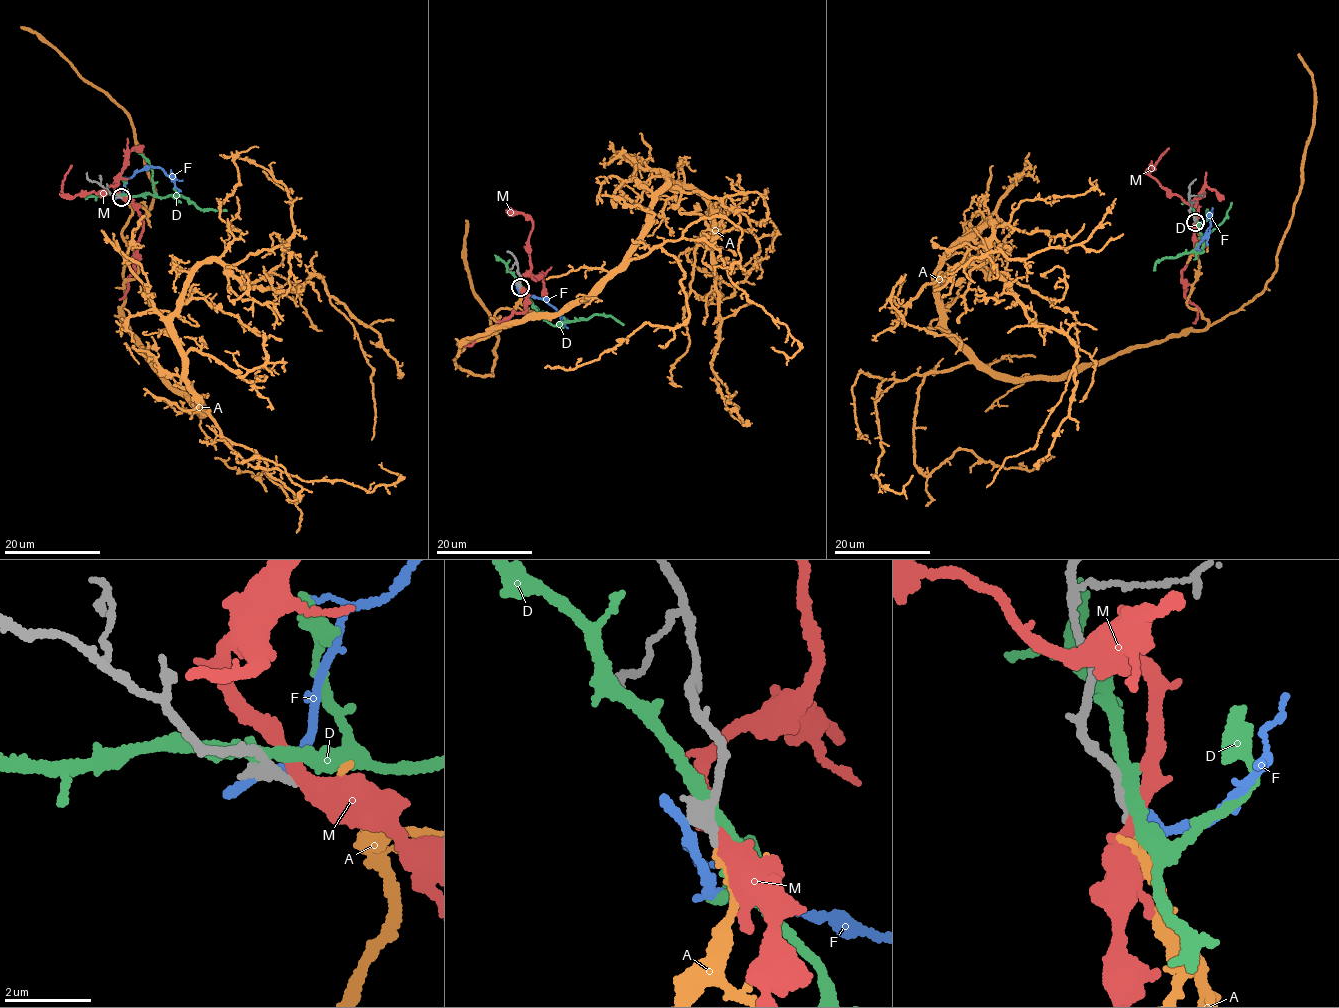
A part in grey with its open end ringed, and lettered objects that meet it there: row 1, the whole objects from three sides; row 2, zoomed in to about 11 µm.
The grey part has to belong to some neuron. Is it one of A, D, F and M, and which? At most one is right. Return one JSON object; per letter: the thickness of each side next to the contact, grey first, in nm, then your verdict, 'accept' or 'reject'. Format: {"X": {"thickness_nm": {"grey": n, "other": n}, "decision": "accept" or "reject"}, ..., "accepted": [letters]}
{"A": {"thickness_nm": {"grey": 380, "other": 120}, "decision": "accept"}, "D": {"thickness_nm": {"grey": 440, "other": 300}, "decision": "reject"}, "F": {"thickness_nm": {"grey": 420, "other": 280}, "decision": "reject"}, "M": {"thickness_nm": {"grey": 400, "other": 320}, "decision": "reject"}, "accepted": ["A"]}

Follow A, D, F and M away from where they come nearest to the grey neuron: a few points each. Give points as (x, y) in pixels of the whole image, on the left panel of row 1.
A: (121, 197), (123, 314), (198, 412), (188, 275), (314, 273), (372, 370), (372, 439)
D: (118, 195), (149, 194), (161, 198), (172, 195), (189, 198), (199, 208), (227, 211)
F: (117, 196), (123, 193), (125, 182), (137, 172), (152, 167), (168, 175), (179, 192)
M: (121, 197), (134, 205), (141, 218), (143, 231), (136, 245), (134, 272), (129, 276), (125, 296), (119, 299)

